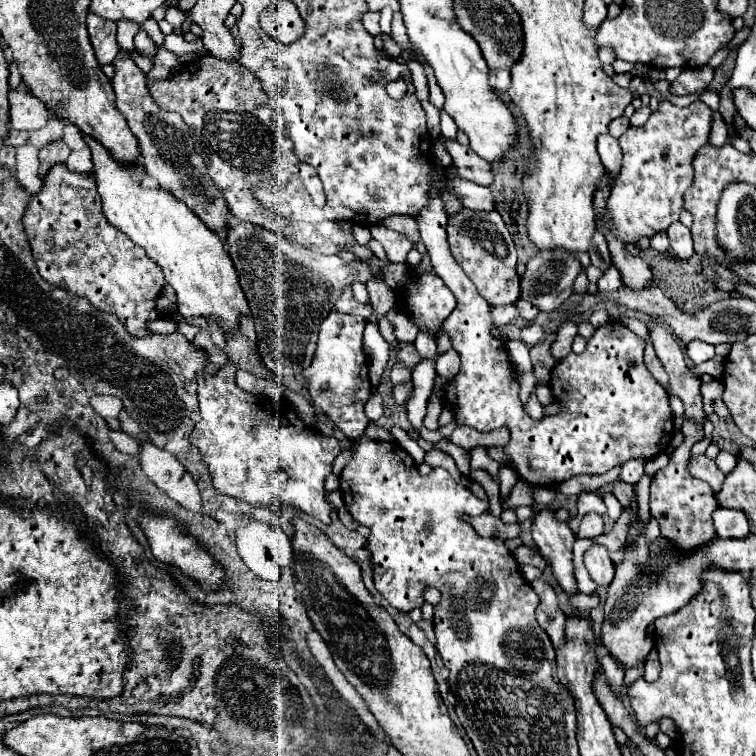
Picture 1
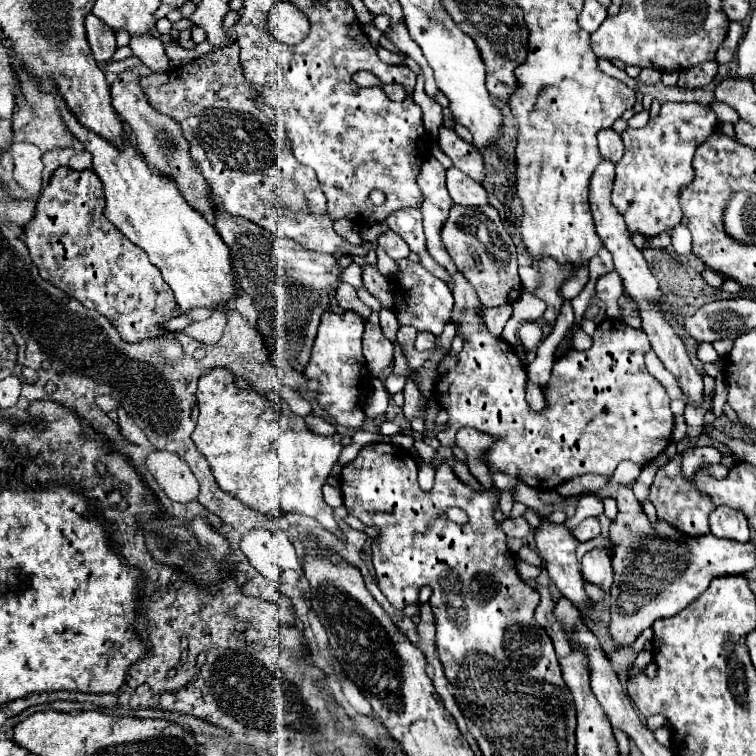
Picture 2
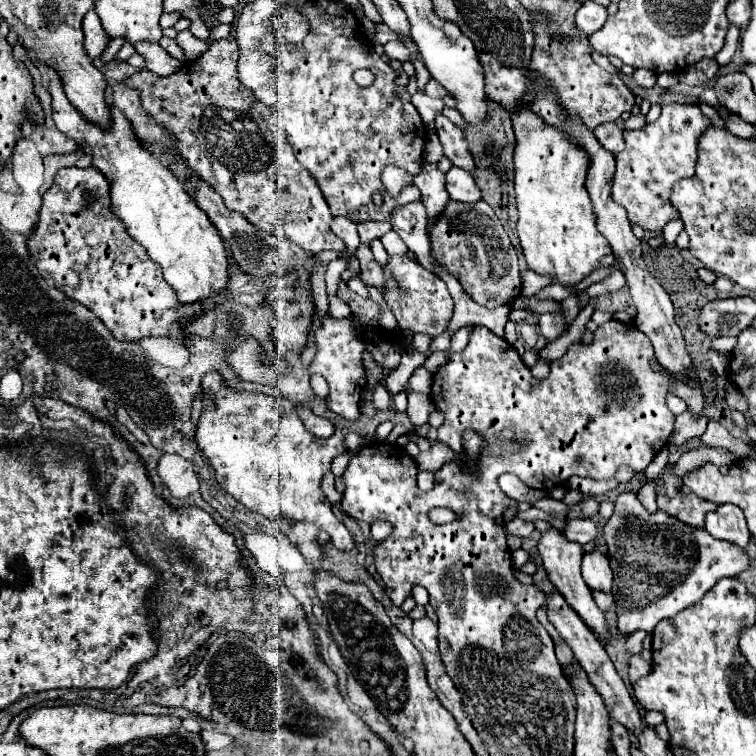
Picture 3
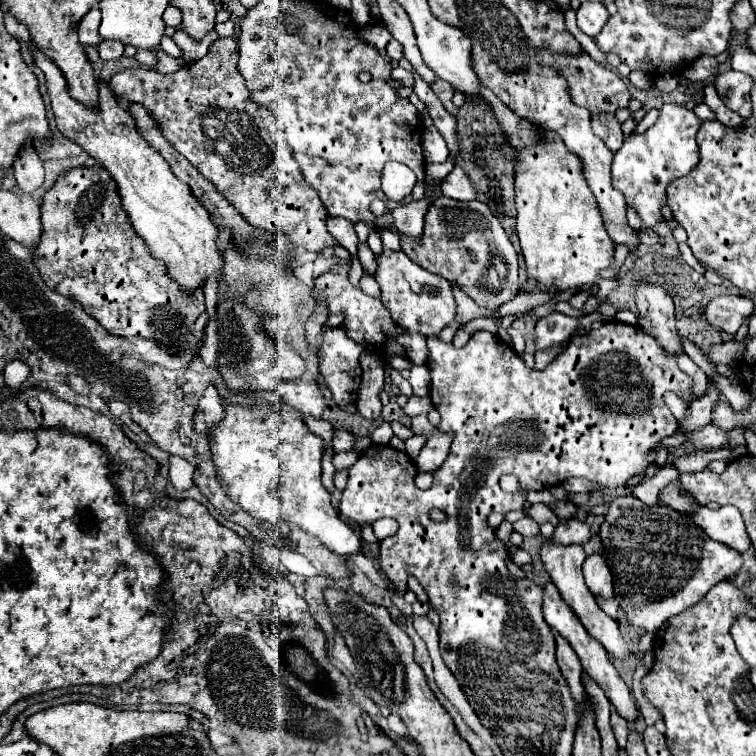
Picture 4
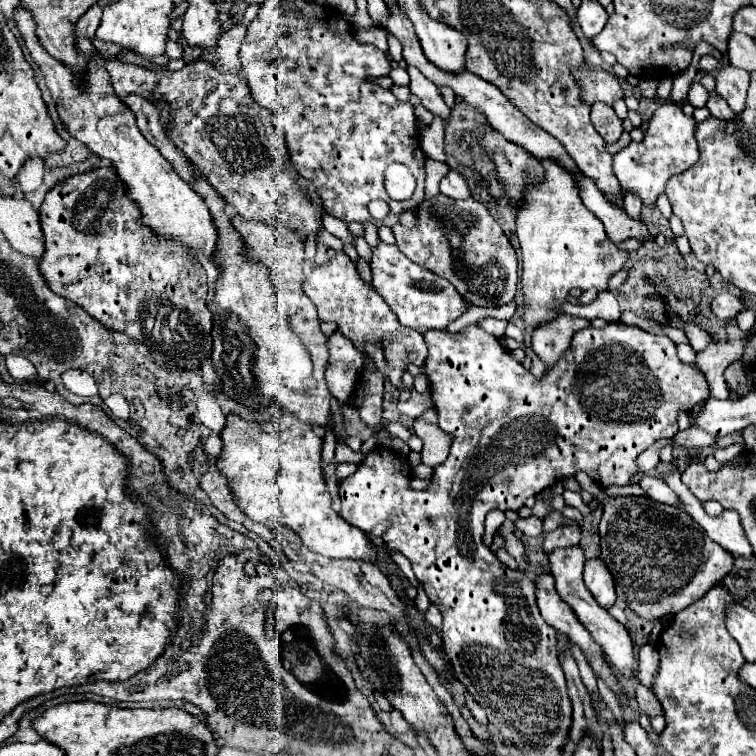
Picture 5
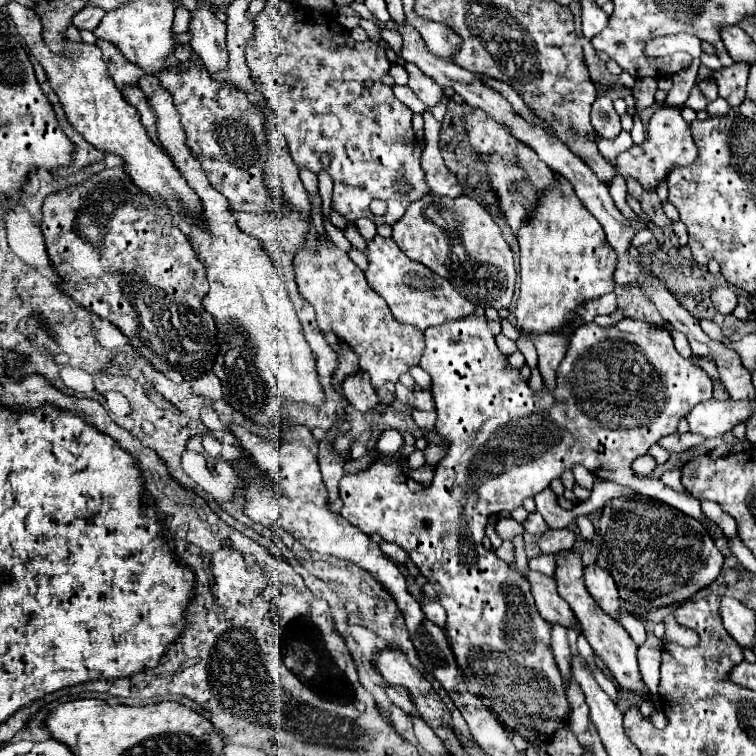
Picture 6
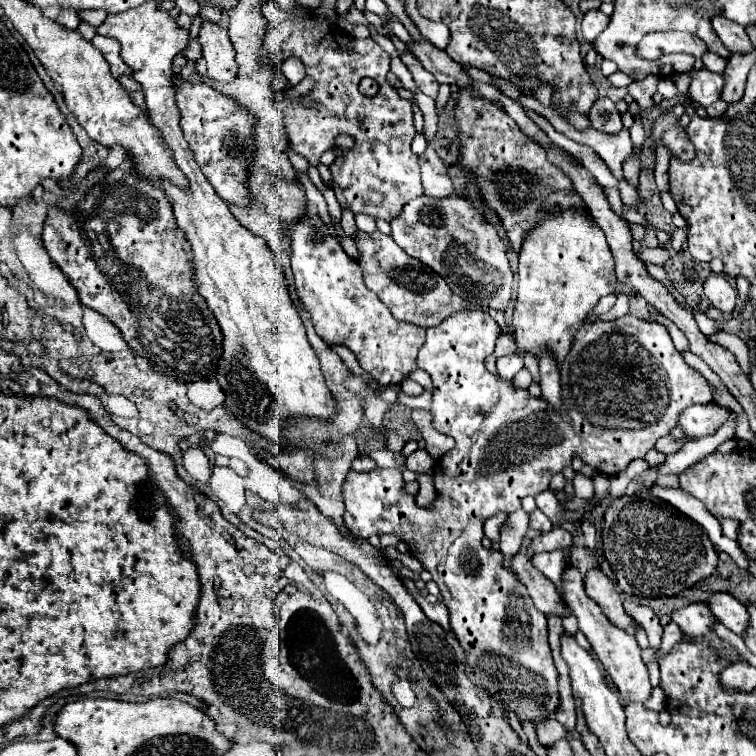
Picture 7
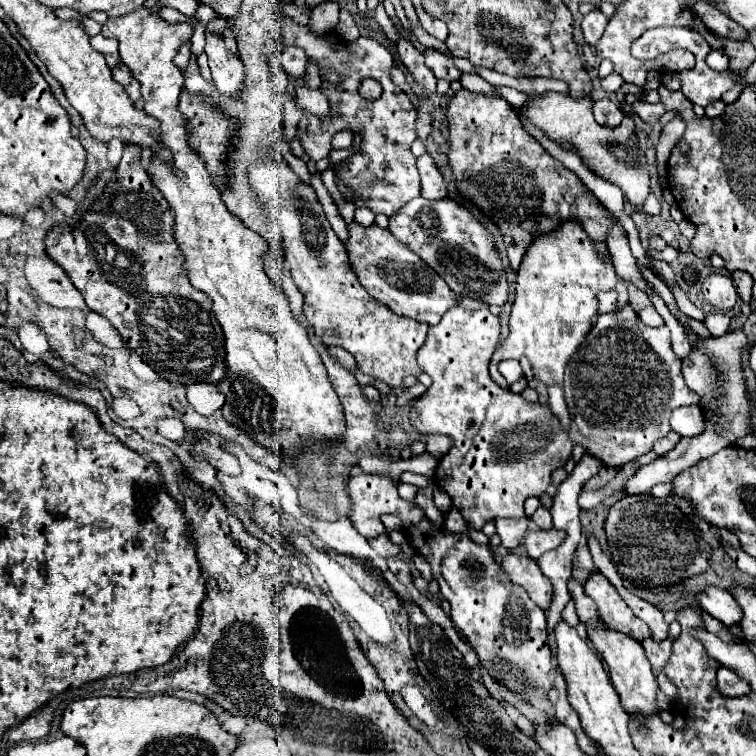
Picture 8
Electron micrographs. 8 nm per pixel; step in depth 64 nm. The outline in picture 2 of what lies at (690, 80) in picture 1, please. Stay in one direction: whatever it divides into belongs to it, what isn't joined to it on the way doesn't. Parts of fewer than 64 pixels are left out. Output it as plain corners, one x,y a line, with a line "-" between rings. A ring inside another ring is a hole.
708,60
708,62
696,64
692,68
684,68
680,72
678,86
680,88
704,88
706,84
712,82
712,78
716,76
716,70
718,70
716,60

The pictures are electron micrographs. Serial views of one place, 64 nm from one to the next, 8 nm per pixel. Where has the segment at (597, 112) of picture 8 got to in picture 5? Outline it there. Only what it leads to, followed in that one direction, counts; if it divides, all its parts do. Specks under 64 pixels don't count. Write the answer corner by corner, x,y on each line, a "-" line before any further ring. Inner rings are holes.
596,102
592,106
592,124
606,142
616,142
622,134
622,120
616,116
614,108
608,104

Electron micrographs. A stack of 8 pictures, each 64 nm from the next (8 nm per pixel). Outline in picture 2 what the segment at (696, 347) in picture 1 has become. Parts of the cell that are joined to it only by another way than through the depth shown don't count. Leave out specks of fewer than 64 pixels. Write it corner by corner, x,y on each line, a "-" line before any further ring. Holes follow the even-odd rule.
702,344
700,348
698,348
698,358
702,360
702,362
718,362
720,360
720,354
712,348
712,344

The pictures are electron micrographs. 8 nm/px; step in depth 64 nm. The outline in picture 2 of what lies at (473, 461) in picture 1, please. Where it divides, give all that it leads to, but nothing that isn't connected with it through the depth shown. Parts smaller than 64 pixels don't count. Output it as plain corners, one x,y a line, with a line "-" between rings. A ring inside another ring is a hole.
493,472
491,474
491,478
492,478
495,486
500,491
509,489
512,492
512,494
514,494
515,487
516,487
517,483
519,482
519,480
517,478
512,477
510,475
506,475
501,472

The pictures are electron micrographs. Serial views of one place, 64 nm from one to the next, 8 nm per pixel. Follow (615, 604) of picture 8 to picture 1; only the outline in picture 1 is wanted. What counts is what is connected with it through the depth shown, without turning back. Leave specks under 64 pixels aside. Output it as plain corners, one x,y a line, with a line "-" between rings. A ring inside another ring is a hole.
592,546
584,552
584,564
590,574
590,578
598,584
608,588
610,582
614,580
614,564
602,546

